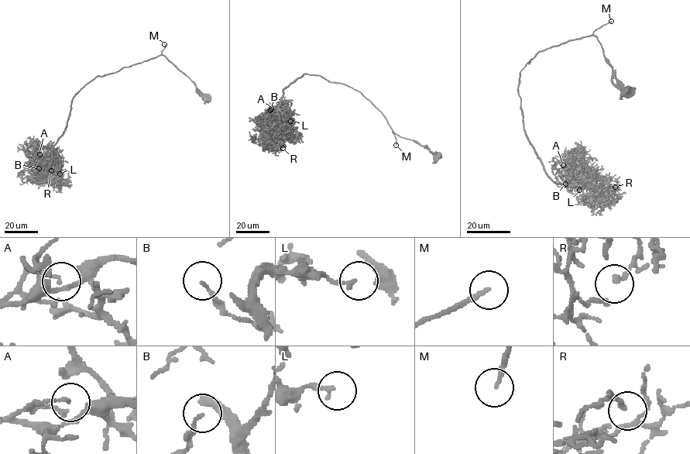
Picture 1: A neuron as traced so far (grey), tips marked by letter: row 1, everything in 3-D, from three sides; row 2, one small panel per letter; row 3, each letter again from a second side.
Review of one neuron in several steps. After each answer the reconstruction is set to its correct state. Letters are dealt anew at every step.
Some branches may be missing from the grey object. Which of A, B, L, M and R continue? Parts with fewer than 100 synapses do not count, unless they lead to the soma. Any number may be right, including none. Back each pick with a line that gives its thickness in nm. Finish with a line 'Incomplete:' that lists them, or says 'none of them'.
M: calibre 150 nm
Incomplete: M

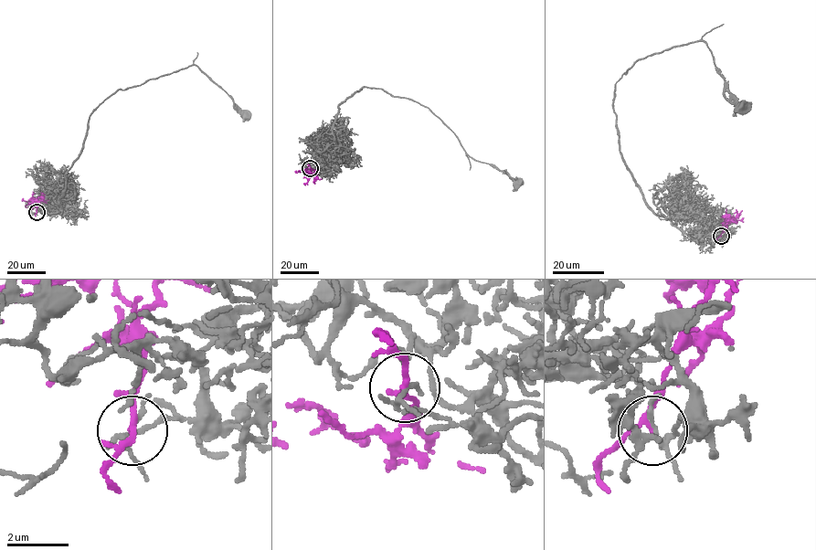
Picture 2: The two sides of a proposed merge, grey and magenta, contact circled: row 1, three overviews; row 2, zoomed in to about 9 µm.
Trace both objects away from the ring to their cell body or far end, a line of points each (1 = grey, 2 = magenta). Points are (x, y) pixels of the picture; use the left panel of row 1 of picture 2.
1: (37, 212), (61, 209), (65, 174), (82, 147), (90, 116), (119, 89), (196, 65), (246, 114)
2: (37, 212), (38, 202), (26, 202), (23, 198)

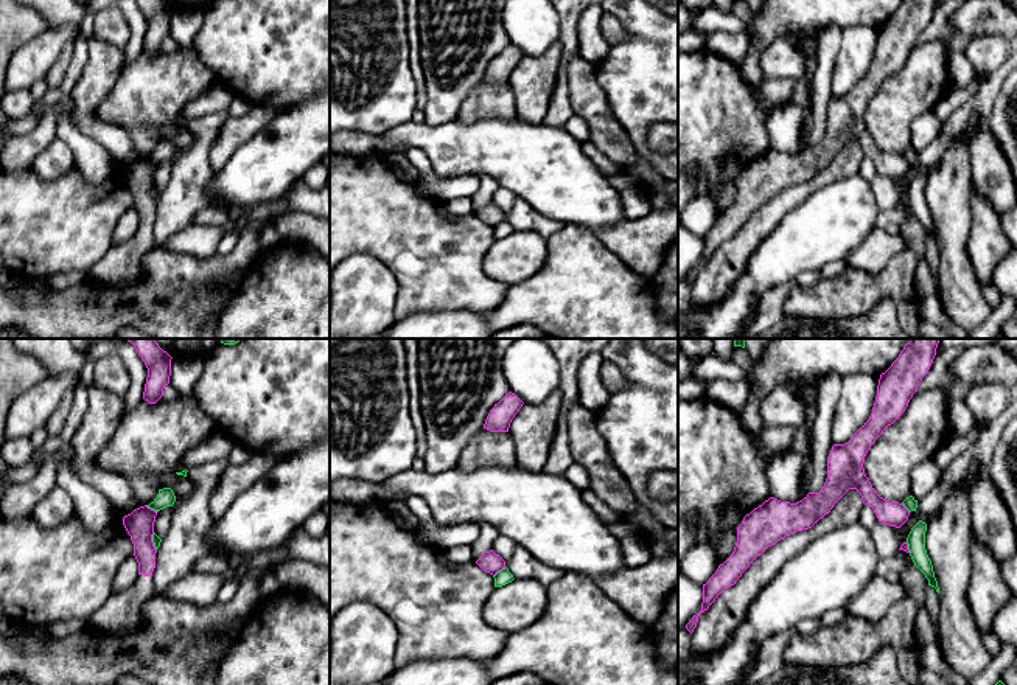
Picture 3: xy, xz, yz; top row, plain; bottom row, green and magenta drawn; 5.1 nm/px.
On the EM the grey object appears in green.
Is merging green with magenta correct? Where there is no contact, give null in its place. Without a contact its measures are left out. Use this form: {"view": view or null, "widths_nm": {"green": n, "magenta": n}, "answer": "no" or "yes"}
{"view": "xy", "widths_nm": {"green": 90, "magenta": 150}, "answer": "yes"}

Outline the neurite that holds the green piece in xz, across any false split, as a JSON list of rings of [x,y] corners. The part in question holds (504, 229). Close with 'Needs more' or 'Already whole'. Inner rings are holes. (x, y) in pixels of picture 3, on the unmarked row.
[[[493,202],[485,203],[476,216],[495,230],[495,239],[502,239],[512,235],[515,230],[505,219],[505,213]]]. Needs more

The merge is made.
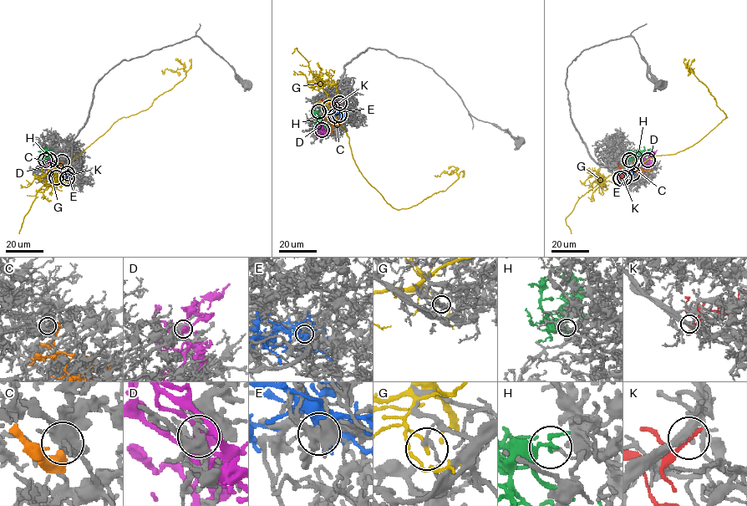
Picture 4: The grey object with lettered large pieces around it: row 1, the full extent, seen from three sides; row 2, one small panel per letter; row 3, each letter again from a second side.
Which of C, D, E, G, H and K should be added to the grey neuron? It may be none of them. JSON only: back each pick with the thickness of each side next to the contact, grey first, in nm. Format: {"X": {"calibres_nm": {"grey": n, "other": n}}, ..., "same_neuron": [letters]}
{"H": {"calibres_nm": {"grey": 160, "other": 190}}, "same_neuron": ["H"]}

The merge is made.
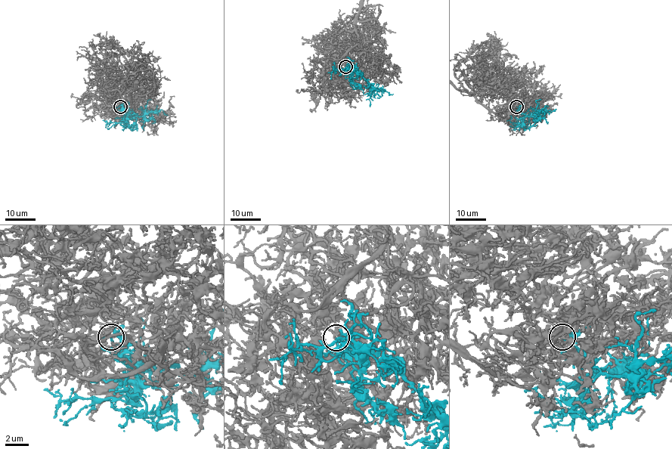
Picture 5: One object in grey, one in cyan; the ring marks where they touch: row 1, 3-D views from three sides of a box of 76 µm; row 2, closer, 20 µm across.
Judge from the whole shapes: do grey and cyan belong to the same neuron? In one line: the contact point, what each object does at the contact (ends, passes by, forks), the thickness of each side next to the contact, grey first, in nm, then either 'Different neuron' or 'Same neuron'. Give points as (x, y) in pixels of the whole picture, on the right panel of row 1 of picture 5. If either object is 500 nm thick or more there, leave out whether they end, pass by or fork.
Place: (516, 106). At the ring grey ends. At the ring cyan ends. Thickness 160 nm (grey) against 130 nm. Same neuron

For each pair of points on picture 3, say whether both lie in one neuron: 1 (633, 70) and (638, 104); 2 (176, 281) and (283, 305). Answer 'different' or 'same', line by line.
1: same
2: different

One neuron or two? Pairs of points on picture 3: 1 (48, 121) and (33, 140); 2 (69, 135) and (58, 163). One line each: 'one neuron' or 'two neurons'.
1: one neuron
2: two neurons

